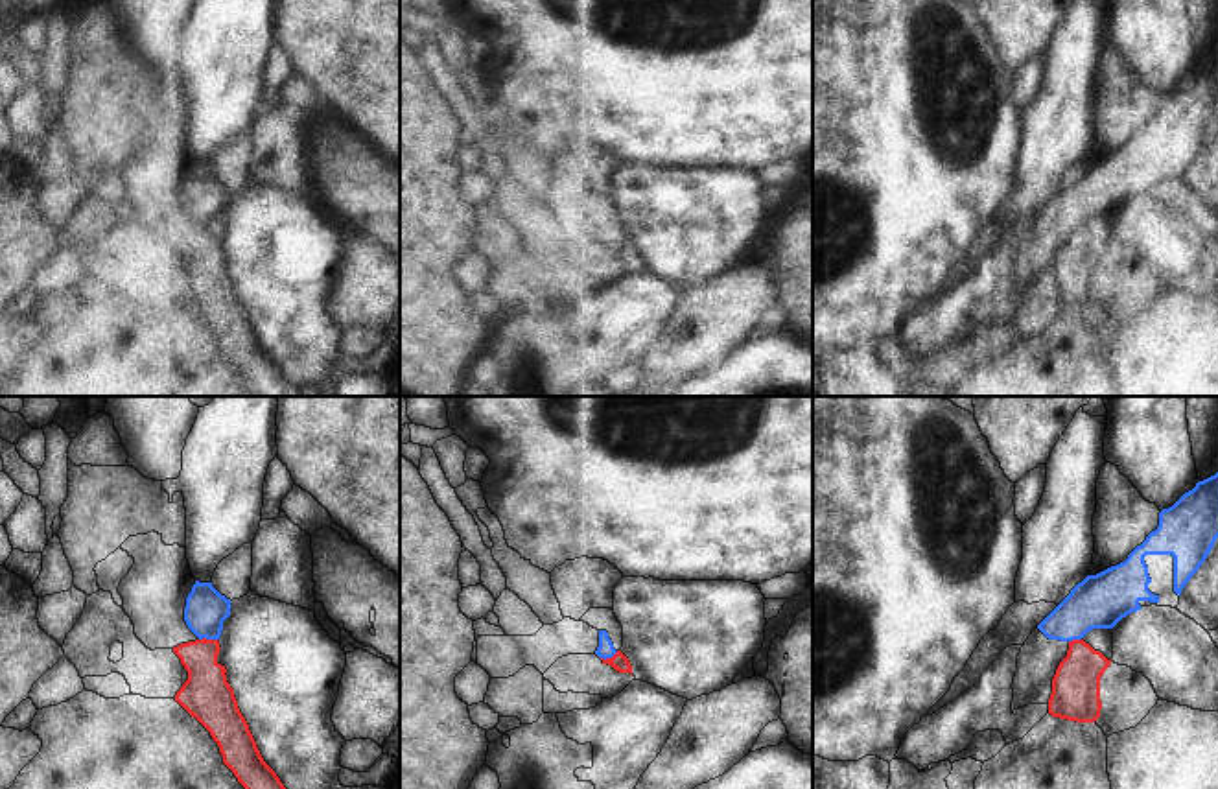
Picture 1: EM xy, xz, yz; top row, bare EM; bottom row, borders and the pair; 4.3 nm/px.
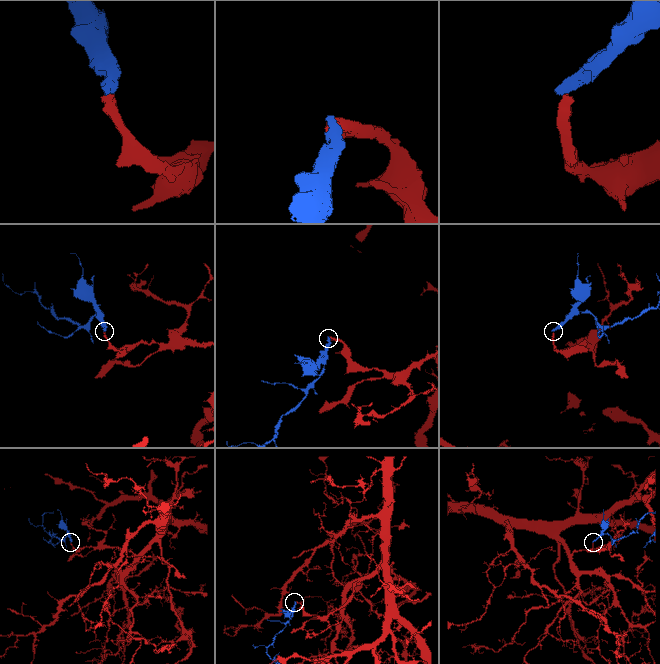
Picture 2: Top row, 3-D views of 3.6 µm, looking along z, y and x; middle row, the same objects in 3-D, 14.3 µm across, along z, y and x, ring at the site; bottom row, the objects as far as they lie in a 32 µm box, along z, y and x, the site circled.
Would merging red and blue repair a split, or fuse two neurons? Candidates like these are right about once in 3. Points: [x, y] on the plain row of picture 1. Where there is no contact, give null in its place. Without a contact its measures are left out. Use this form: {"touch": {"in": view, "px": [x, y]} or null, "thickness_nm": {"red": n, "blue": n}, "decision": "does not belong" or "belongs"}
{"touch": {"in": "xy", "px": [205, 225]}, "thickness_nm": {"red": 220, "blue": 180}, "decision": "does not belong"}

